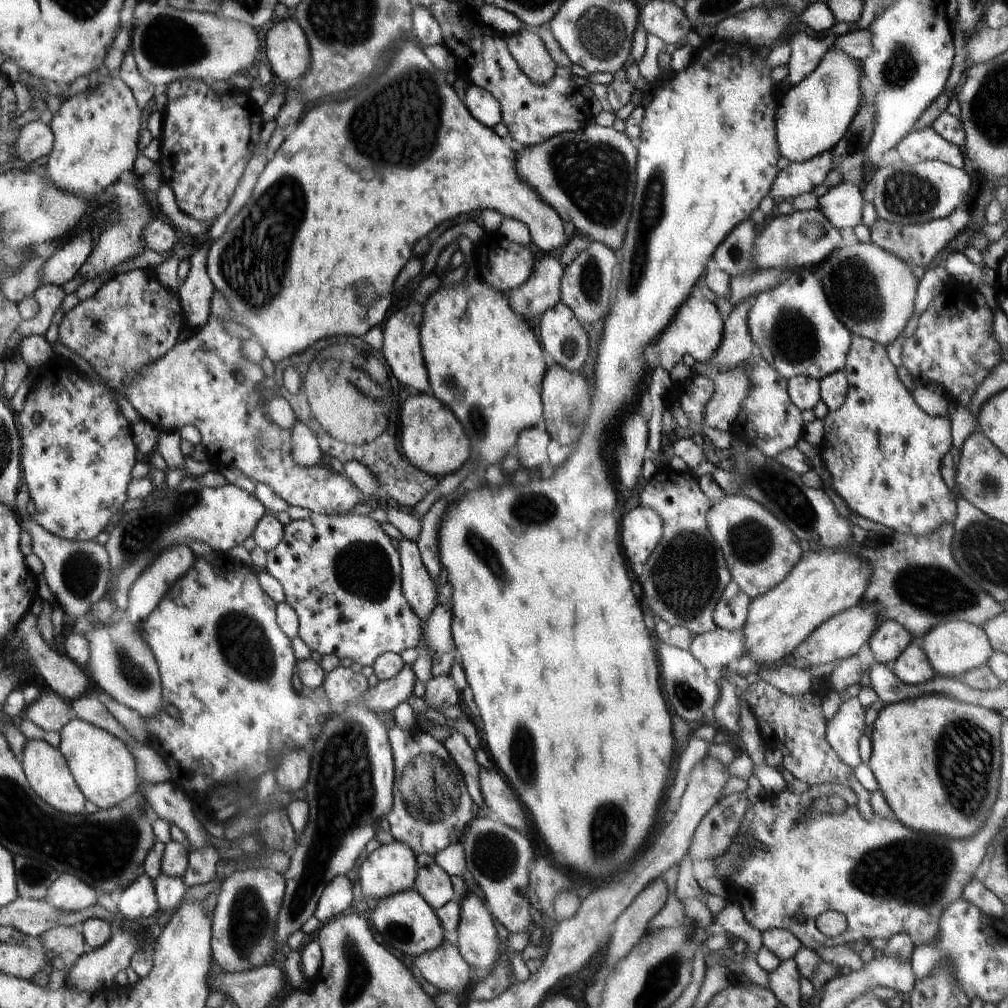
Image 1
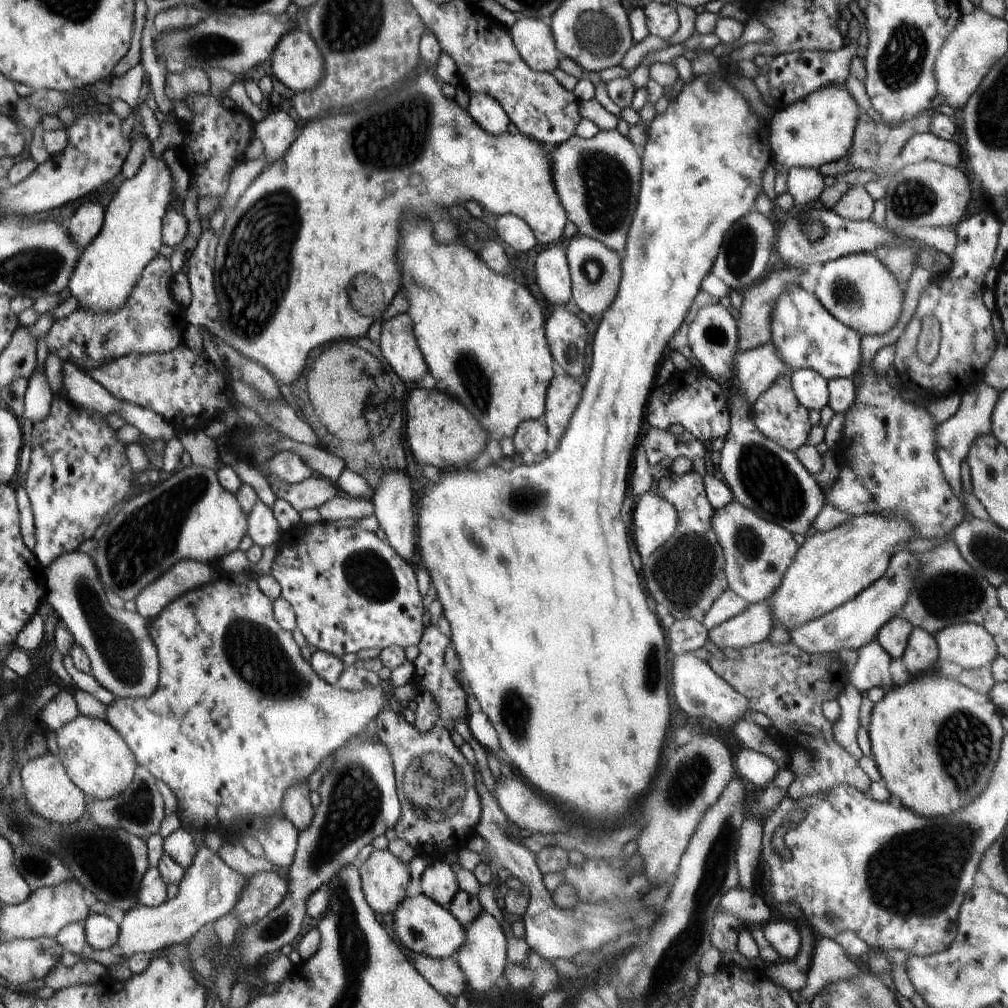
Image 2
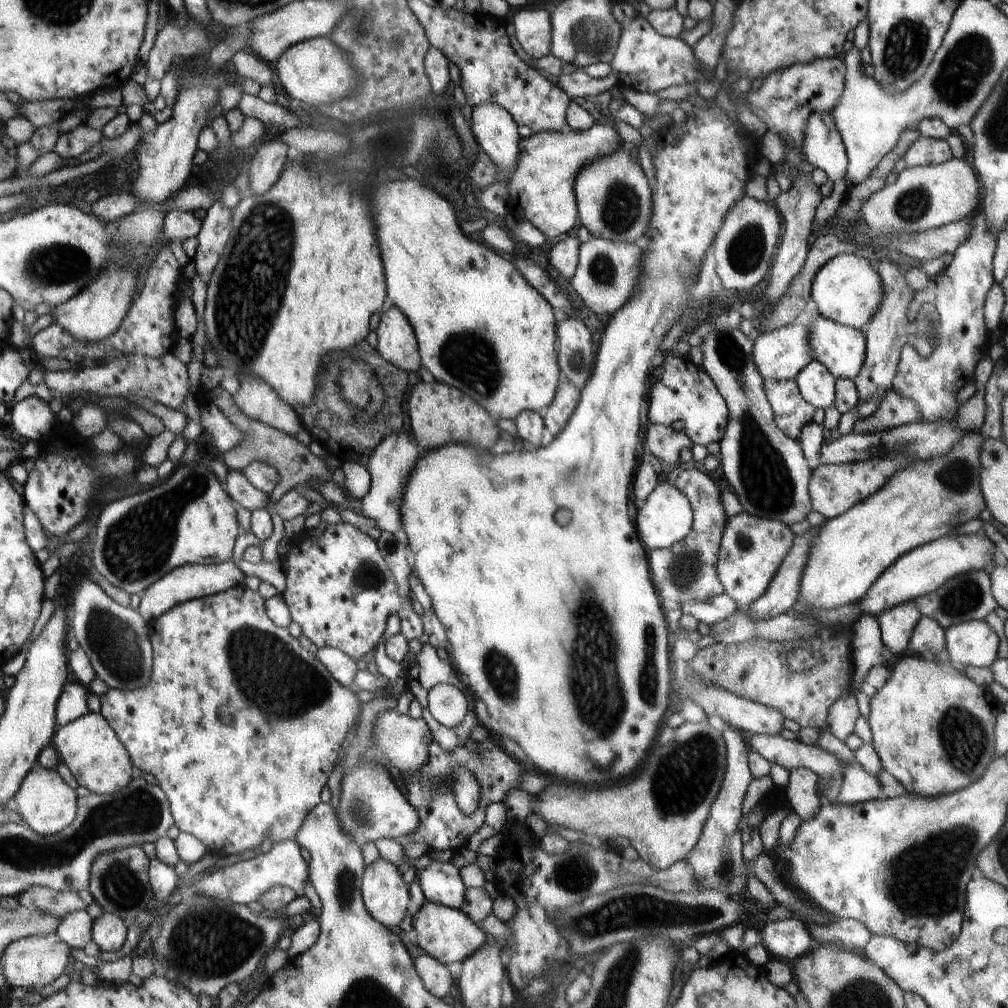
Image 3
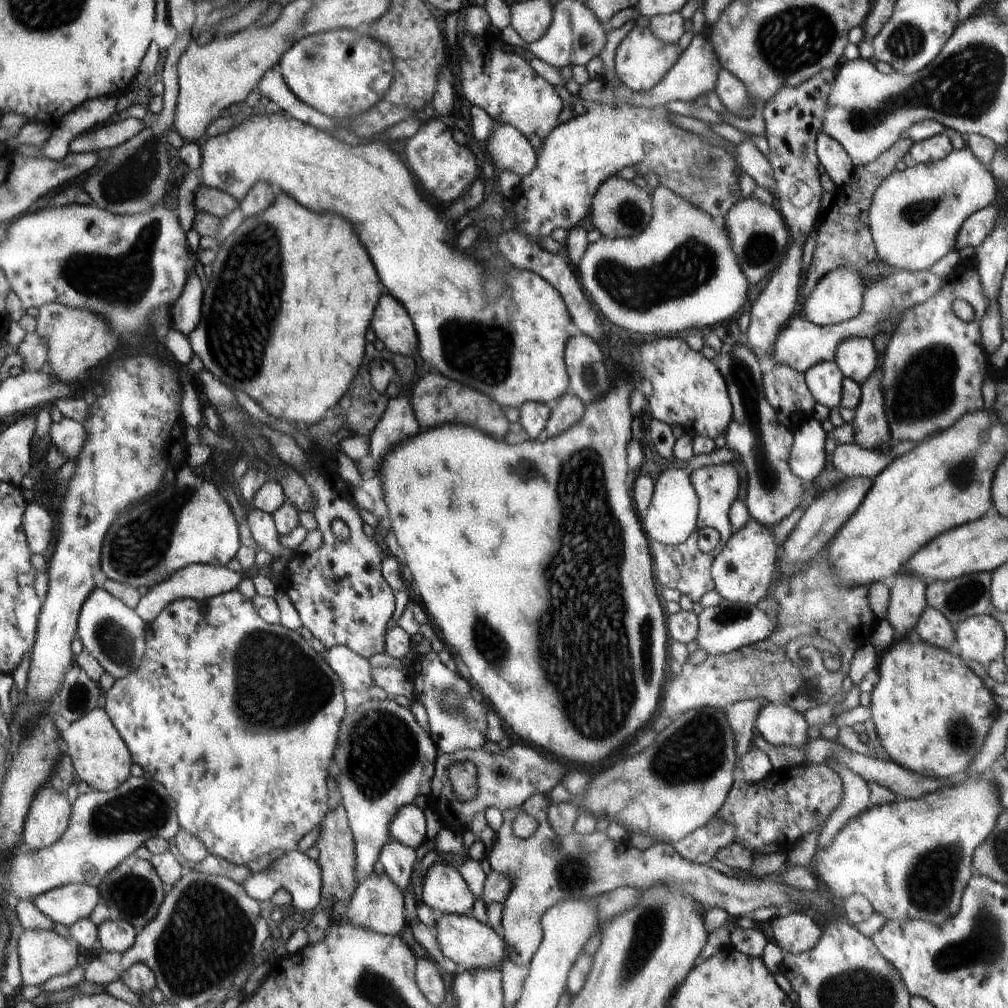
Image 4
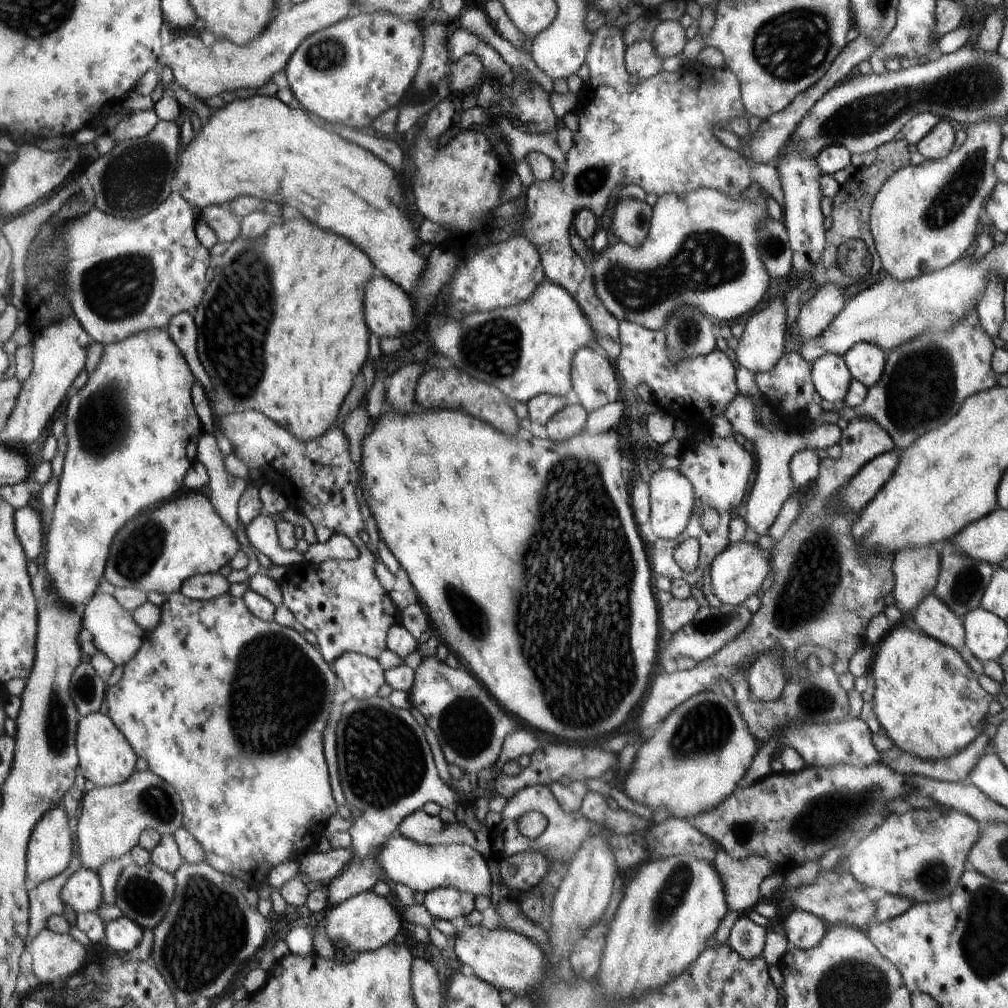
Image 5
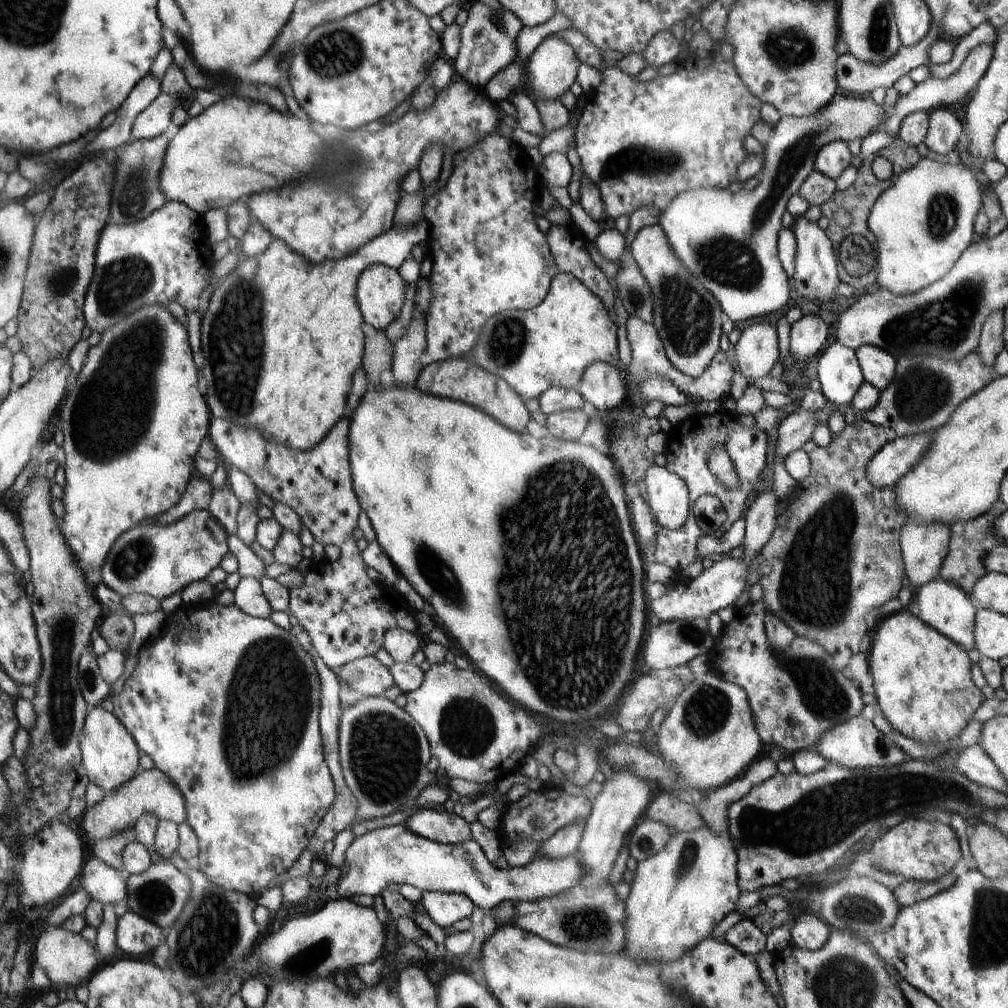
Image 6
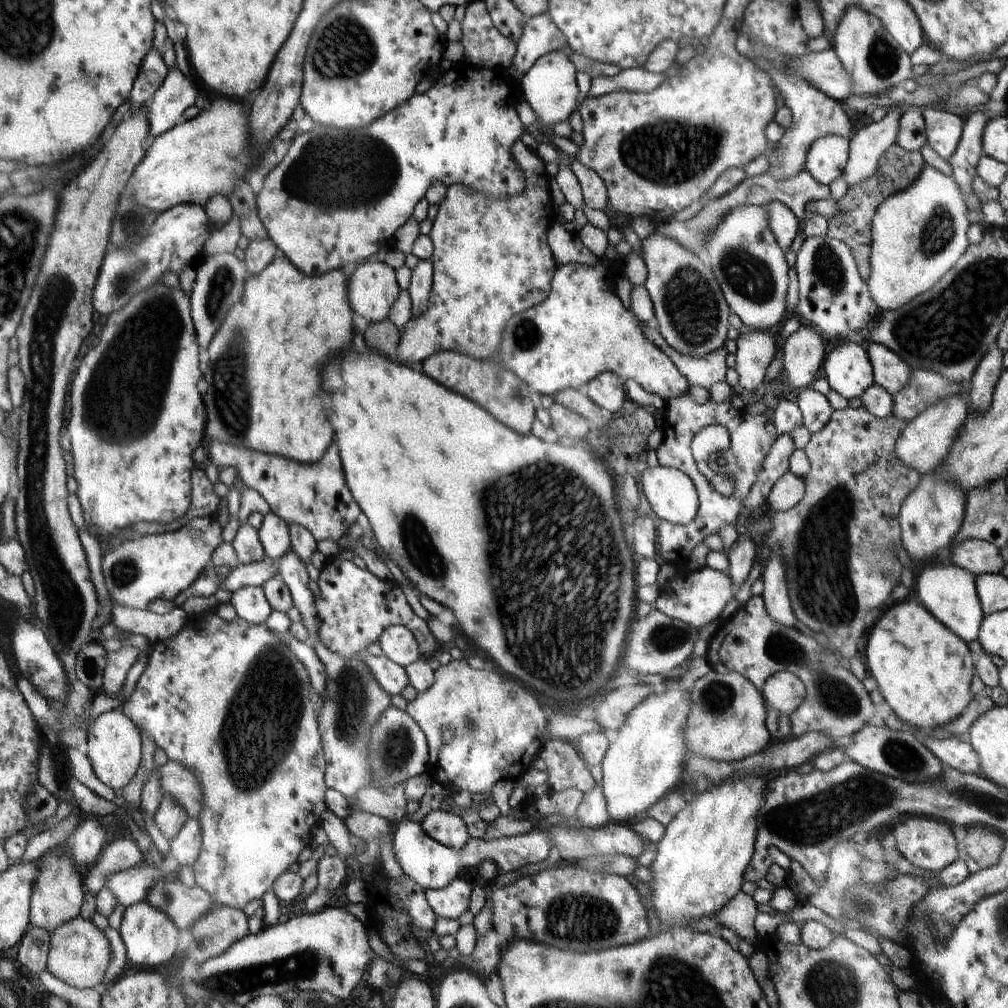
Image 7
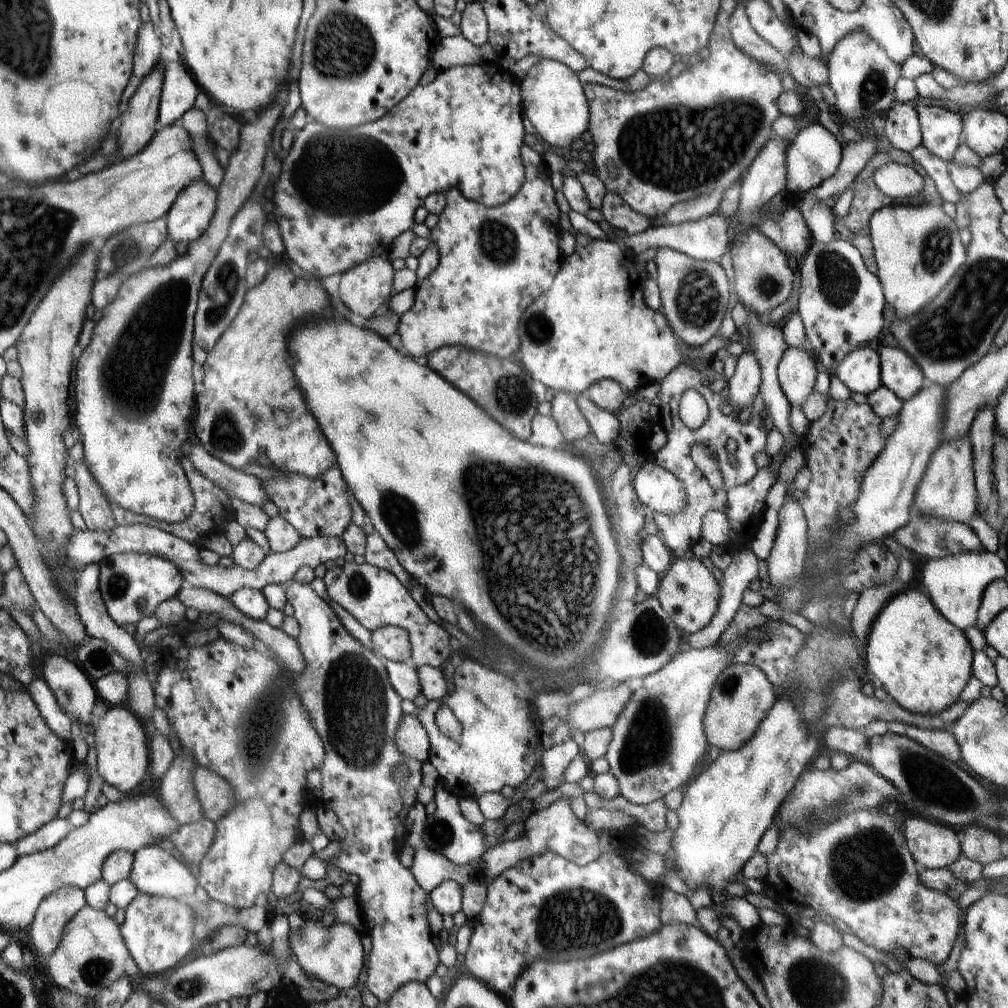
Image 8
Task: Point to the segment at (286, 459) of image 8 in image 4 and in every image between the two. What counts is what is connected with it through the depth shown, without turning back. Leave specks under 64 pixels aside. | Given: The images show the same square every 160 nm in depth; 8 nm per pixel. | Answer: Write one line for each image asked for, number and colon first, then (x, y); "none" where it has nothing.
4: (284, 314)
5: (281, 327)
6: (281, 339)
7: (264, 391)

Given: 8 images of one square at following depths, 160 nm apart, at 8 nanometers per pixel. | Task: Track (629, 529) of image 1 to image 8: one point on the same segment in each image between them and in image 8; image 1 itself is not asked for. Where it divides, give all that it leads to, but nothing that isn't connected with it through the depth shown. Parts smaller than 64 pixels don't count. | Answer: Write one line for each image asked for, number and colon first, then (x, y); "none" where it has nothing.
2: (655, 520)
3: (666, 517)
4: (672, 514)
5: (672, 495)
6: (667, 496)
7: (672, 496)
8: (661, 490)

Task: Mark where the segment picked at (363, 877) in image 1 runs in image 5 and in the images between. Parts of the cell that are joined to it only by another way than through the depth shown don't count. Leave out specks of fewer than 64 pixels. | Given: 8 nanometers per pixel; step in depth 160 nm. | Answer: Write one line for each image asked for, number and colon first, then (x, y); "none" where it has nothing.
2: (384, 878)
3: (385, 895)
4: (377, 904)
5: (366, 921)

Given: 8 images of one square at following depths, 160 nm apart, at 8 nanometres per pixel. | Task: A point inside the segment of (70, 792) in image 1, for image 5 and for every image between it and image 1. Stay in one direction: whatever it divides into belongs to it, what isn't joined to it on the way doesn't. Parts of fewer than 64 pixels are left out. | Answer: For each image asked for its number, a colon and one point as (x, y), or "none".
2: (48, 789)
3: (47, 803)
4: (47, 819)
5: (49, 851)

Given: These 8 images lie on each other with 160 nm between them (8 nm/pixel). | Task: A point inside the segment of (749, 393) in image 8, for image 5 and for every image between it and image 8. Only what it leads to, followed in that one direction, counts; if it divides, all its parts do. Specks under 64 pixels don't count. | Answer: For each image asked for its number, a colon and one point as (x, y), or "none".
5: (761, 346)
6: (757, 351)
7: (755, 350)

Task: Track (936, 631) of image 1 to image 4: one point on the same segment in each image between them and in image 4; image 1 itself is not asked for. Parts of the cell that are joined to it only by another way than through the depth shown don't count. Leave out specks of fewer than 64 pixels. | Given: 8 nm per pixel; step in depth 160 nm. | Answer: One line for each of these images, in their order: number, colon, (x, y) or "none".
2: (970, 645)
3: (973, 643)
4: (980, 639)

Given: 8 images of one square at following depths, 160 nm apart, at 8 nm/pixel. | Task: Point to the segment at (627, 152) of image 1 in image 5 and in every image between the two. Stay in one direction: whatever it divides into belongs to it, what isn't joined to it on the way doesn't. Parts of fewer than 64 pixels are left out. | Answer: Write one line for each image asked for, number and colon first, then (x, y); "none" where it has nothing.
2: (597, 180)
3: (613, 195)
4: (620, 208)
5: (632, 218)

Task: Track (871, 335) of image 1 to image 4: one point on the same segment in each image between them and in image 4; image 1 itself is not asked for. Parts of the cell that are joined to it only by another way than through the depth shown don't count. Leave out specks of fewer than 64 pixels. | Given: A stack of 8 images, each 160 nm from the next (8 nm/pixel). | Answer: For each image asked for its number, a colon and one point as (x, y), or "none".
2: (859, 290)
3: (847, 290)
4: (838, 297)

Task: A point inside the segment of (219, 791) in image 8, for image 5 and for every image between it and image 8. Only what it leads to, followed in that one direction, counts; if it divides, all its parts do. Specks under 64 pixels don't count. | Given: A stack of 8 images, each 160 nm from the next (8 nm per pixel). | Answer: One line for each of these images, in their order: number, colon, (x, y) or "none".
5: (110, 820)
6: (152, 791)
7: (177, 781)

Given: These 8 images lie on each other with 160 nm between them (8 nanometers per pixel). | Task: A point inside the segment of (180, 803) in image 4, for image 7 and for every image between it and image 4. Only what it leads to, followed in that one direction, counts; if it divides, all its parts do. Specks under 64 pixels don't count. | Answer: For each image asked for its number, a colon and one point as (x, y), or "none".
5: (214, 694)
6: (248, 758)
7: (227, 699)

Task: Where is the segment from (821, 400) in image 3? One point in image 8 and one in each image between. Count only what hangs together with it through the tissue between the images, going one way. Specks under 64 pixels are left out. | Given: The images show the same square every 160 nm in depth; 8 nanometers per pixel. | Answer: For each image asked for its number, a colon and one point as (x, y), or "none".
4: (824, 380)
5: (830, 376)
6: (840, 376)
7: (848, 371)
8: (860, 371)

